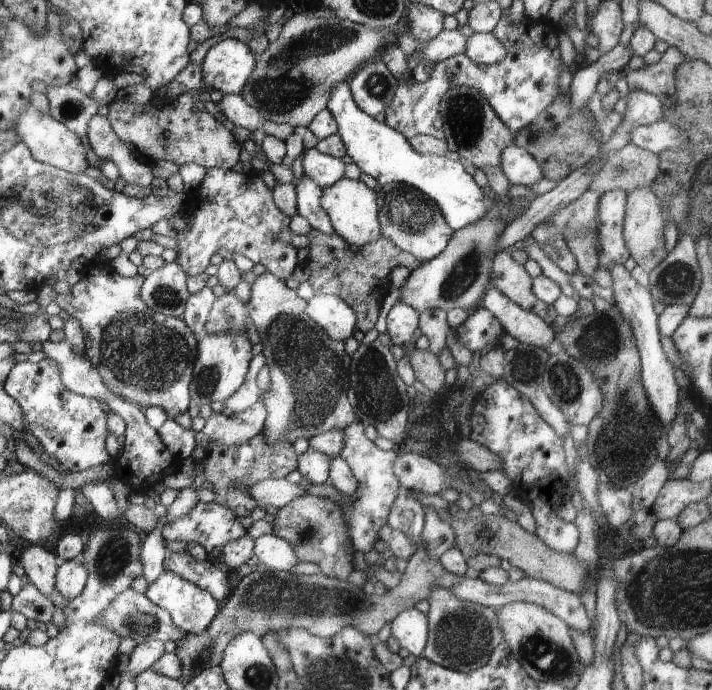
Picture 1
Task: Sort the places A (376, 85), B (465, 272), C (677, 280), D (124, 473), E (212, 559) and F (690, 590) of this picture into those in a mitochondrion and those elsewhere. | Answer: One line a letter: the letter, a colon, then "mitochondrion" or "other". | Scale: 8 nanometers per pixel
A: mitochondrion
B: mitochondrion
C: mitochondrion
D: other
E: other
F: mitochondrion

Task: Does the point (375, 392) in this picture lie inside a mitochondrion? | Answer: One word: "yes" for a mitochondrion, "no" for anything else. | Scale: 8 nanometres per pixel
yes

